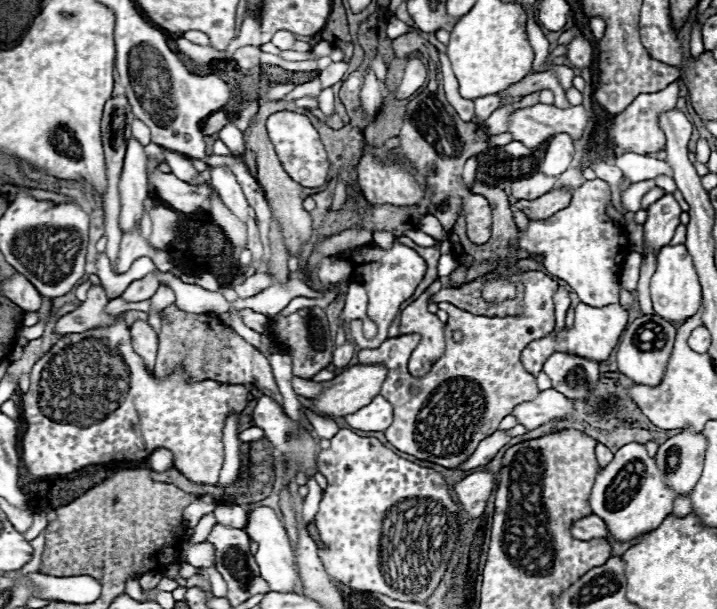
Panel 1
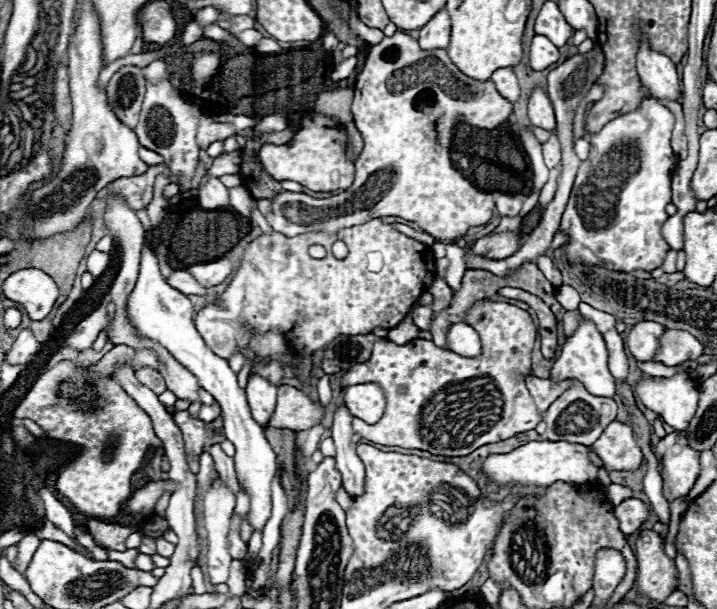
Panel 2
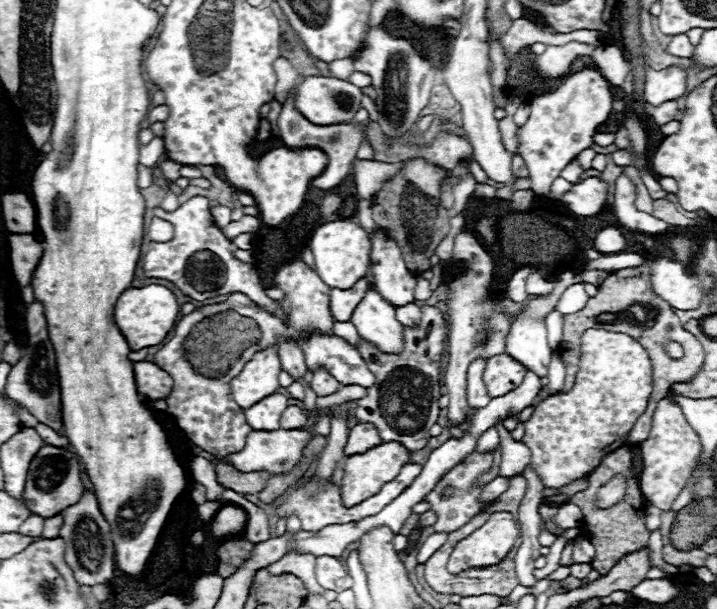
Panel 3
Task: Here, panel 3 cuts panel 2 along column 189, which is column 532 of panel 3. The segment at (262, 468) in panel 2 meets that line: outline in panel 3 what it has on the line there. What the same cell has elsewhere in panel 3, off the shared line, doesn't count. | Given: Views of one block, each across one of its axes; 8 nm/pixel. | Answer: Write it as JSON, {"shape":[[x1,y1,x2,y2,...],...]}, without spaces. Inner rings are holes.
{"shape":[[564,274,556,282,556,286,554,286,554,290,550,294,536,296,534,300,530,300,520,312,514,314,514,320,510,322,510,332,506,336,506,354,510,354,512,358,516,358,518,362,522,362,528,370,536,372,538,376,546,376,548,374,548,364,550,364,550,358,552,358,552,348,548,346,544,318,546,318,546,314,550,314,550,312,556,310,564,288,570,286,570,284,574,284,574,282,576,282,576,276,574,274]]}

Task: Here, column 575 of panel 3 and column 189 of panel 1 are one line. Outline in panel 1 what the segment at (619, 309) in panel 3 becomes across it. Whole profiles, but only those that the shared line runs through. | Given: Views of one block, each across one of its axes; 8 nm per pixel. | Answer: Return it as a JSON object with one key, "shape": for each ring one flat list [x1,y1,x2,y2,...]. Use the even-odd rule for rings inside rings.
{"shape":[[174,304,164,308,164,314,166,318,162,318,160,348,154,368,156,378,166,378,180,366,194,382,210,378,222,384,254,384,262,394,272,396,282,406,282,394,278,392,268,358,234,330,226,328,214,314,188,314]]}

